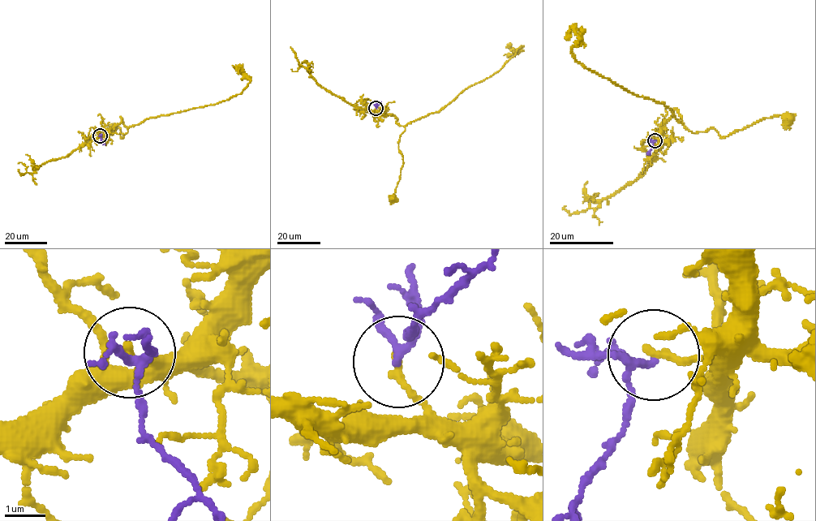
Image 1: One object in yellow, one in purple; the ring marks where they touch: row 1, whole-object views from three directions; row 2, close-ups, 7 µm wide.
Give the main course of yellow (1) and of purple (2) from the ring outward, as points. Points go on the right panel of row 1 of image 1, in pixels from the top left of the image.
1: (654, 140), (660, 139), (676, 109), (691, 131), (713, 128), (723, 138), (773, 116), (787, 118)
2: (654, 140), (650, 155)

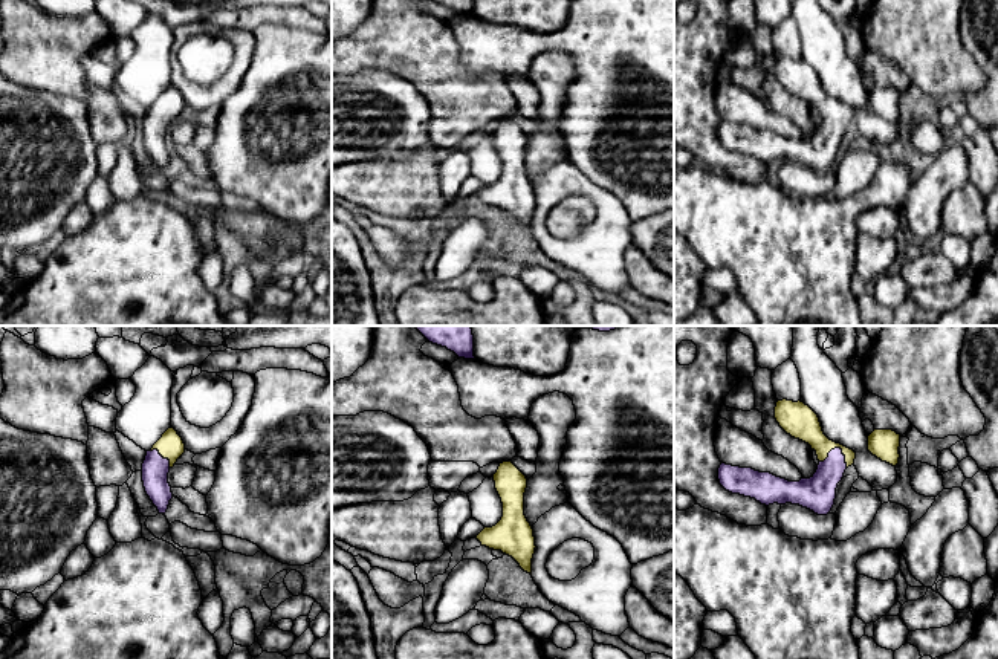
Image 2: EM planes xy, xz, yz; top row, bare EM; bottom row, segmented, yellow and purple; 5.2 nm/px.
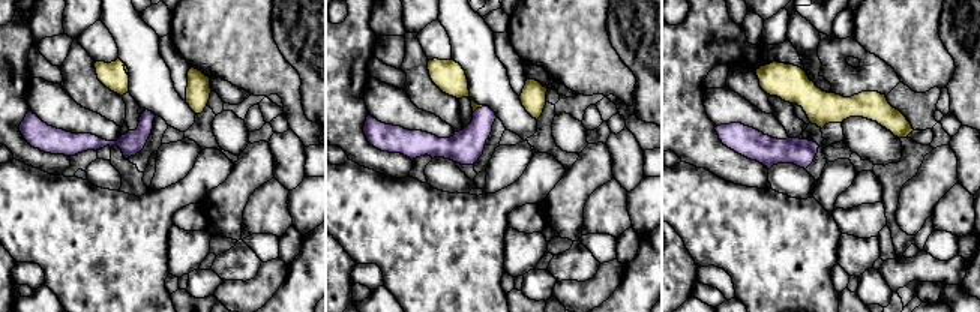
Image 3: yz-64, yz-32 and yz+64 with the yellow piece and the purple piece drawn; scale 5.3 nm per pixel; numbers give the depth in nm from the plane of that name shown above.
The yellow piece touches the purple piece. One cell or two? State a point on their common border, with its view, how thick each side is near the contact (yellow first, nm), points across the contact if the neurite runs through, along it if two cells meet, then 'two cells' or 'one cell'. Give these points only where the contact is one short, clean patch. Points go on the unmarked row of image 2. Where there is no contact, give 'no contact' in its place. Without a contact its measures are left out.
yz (838, 104) | 180/160 nm | across yz (800, 78), (826, 104), (838, 104), (832, 126), (819, 147) | one cell

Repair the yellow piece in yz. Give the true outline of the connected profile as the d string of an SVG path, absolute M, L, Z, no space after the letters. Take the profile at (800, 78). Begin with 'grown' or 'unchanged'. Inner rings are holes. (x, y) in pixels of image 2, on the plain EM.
grown; M778 58L775 76L787 92L816 109L819 118L816 130L810 136L789 139L770 130L721 119L720 142L732 151L755 156L766 164L792 161L818 173L827 173L834 162L838 141L845 127L854 121L856 110L830 98L822 89L818 72L801 58Z

